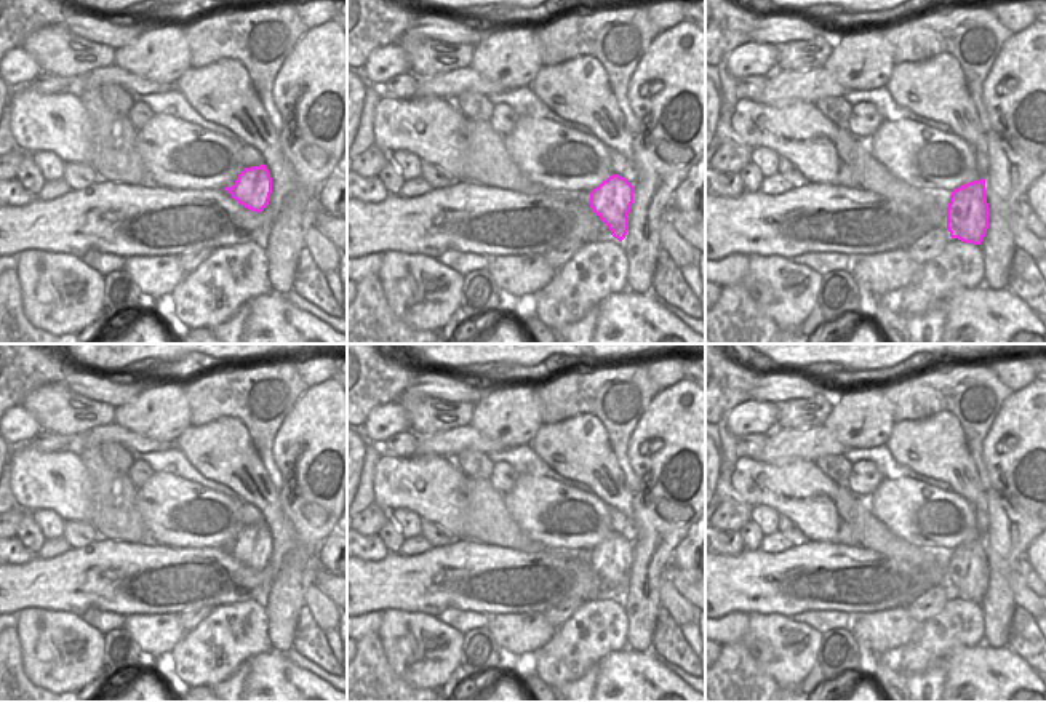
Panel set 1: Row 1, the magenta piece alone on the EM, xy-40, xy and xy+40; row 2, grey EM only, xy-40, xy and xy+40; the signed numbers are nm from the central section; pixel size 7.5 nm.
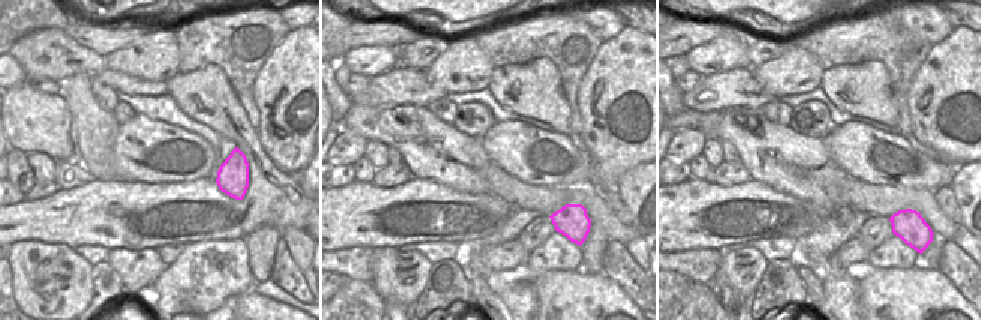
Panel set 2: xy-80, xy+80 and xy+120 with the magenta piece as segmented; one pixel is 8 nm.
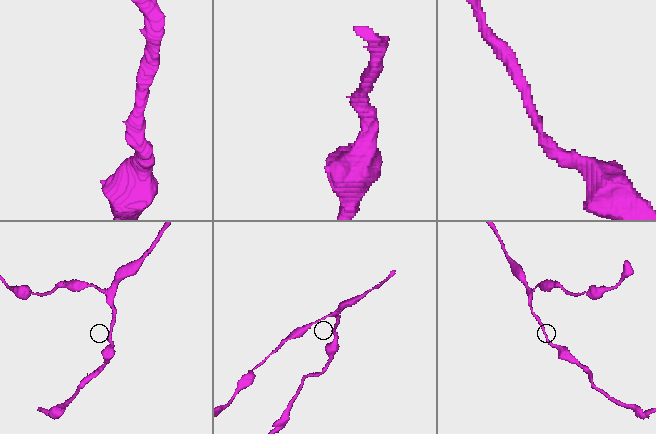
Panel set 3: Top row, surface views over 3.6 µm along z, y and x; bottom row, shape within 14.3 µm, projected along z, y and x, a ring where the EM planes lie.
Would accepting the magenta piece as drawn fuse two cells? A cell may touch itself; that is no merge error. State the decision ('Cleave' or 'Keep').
Keep.

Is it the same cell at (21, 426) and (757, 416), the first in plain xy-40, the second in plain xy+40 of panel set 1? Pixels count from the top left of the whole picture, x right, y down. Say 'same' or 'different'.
same

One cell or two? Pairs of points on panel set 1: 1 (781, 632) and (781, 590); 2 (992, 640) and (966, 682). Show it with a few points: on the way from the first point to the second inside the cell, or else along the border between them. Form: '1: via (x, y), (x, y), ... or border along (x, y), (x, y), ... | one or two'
1: border along (749, 613), (779, 613), (789, 618) | two
2: border along (984, 642), (990, 646), (1006, 646) | two

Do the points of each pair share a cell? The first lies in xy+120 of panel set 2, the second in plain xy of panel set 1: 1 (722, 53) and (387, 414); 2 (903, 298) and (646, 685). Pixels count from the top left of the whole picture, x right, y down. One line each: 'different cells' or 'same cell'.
1: same cell
2: same cell

